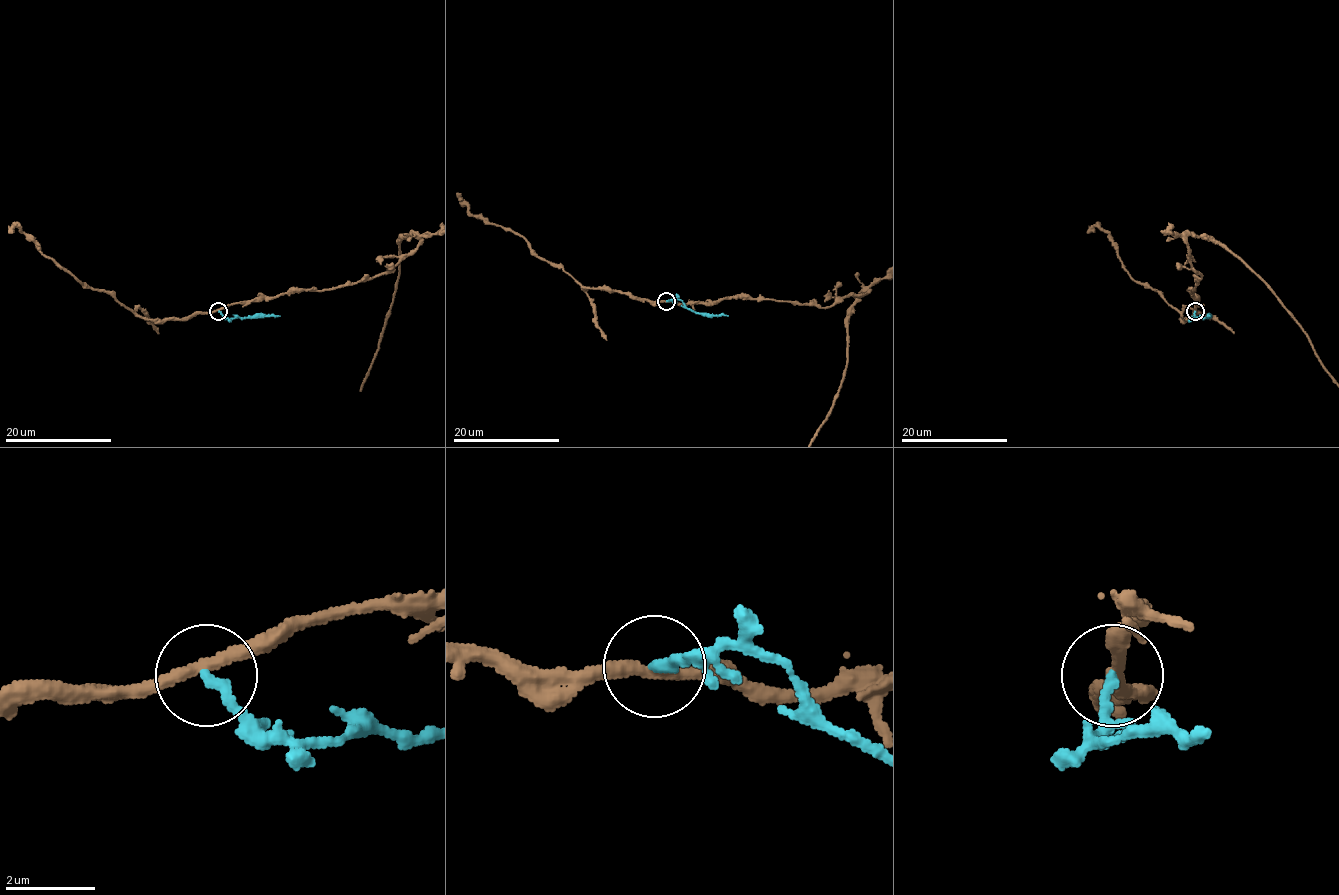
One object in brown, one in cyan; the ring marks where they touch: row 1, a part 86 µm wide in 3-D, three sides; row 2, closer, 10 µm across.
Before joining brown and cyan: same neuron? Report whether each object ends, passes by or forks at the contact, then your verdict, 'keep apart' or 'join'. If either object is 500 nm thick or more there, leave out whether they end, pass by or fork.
brown passes by; cyan ends there; keep apart

